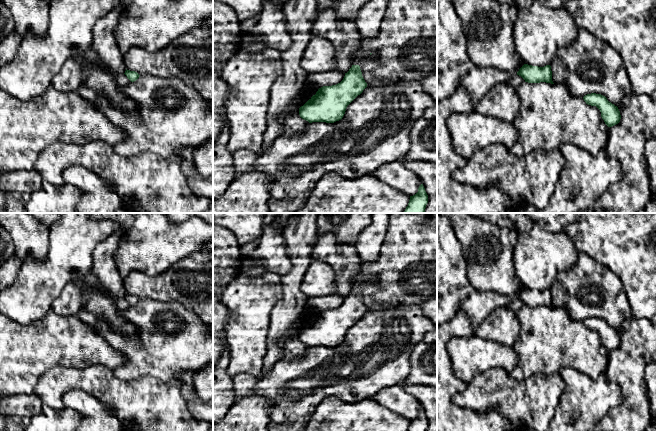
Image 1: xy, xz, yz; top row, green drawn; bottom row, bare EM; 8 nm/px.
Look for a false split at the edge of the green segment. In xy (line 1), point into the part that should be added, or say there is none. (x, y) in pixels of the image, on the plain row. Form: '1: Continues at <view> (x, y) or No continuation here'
1: No continuation here

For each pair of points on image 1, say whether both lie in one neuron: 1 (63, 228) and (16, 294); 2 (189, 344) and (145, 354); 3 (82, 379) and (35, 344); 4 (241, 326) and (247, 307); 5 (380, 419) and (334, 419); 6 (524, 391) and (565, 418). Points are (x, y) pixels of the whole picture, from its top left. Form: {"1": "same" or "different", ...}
{"1": "same", "2": "same", "3": "different", "4": "same", "5": "same", "6": "different"}

